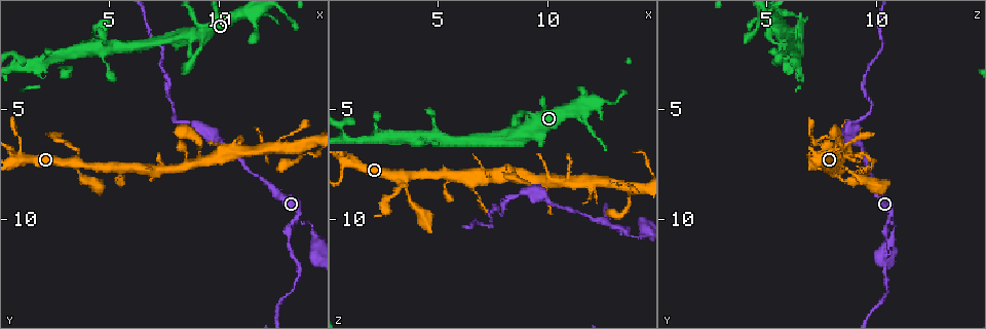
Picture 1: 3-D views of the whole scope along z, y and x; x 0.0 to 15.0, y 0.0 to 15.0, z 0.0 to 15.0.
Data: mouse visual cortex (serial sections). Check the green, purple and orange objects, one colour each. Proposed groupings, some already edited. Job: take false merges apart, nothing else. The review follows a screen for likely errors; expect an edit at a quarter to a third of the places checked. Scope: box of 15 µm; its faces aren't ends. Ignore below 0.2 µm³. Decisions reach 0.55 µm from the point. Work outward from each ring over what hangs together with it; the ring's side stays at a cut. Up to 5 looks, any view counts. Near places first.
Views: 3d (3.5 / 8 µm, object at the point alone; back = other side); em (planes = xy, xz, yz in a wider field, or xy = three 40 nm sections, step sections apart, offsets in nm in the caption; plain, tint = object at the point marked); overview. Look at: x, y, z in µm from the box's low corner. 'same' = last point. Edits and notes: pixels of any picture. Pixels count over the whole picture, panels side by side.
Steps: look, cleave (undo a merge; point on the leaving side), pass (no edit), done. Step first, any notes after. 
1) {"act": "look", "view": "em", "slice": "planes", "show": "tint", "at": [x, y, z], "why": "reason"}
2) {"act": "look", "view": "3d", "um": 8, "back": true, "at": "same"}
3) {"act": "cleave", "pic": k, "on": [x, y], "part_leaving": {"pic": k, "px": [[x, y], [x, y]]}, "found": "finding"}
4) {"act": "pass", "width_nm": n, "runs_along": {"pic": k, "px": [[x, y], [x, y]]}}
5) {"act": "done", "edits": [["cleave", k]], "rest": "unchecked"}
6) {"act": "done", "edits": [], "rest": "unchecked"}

{"act": "look", "view": "em", "slice": "planes", "show": "tint", "at": [14.1, 10.2, 10.8], "why": "narrows sharply"}

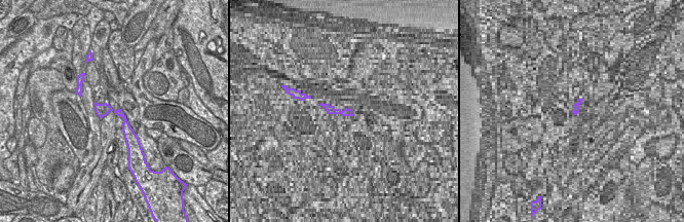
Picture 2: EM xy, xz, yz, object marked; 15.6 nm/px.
{"act": "look", "view": "3d", "um": 3.5, "back": true, "at": "same", "why": "wider look"}

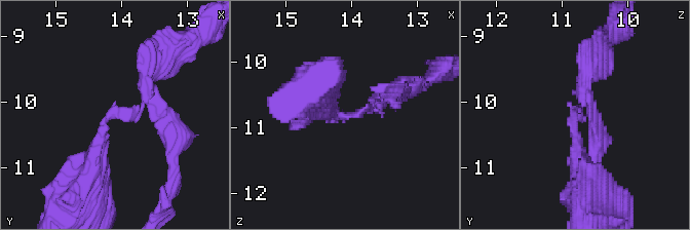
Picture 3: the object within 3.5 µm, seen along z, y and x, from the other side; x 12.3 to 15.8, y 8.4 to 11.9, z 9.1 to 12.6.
{"act": "cleave", "pic": 3, "on": [593, 133], "width_nm": 200, "part_leaving": {"pic": 3, "px": [[156, 99], [176, 137], [173, 187]]}, "found": "two cells meet here"}

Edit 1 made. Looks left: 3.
{"act": "look", "view": "3d", "um": 3.5, "back": true, "at": [3.2, 7.4, 8.1], "why": "a fork"}

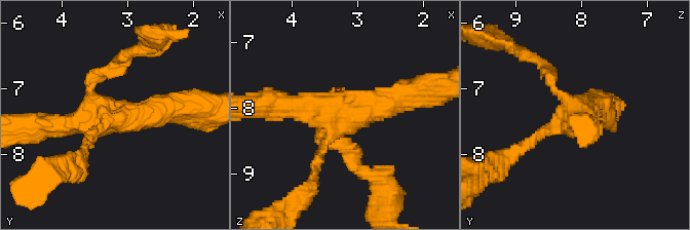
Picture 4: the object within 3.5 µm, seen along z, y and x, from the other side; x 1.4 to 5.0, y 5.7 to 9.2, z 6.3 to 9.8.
{"act": "look", "view": "em", "slice": "xy", "step": 5, "show": "tint", "at": [3.35, 7.45, 8.05]}

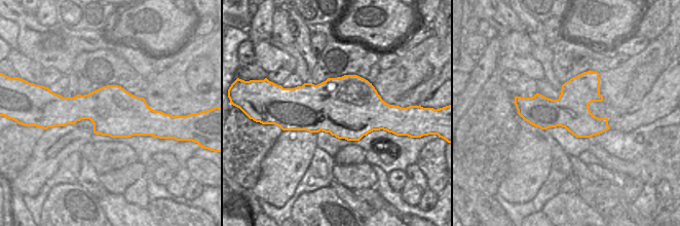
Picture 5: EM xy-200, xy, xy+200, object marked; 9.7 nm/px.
{"act": "pass", "runs_along": {"pic": 4, "px": [[171, 106], [39, 128]]}, "found": "all the same cell"}

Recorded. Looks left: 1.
{"act": "done", "edits": [["cleave", 3]], "rest": "unchecked"}

